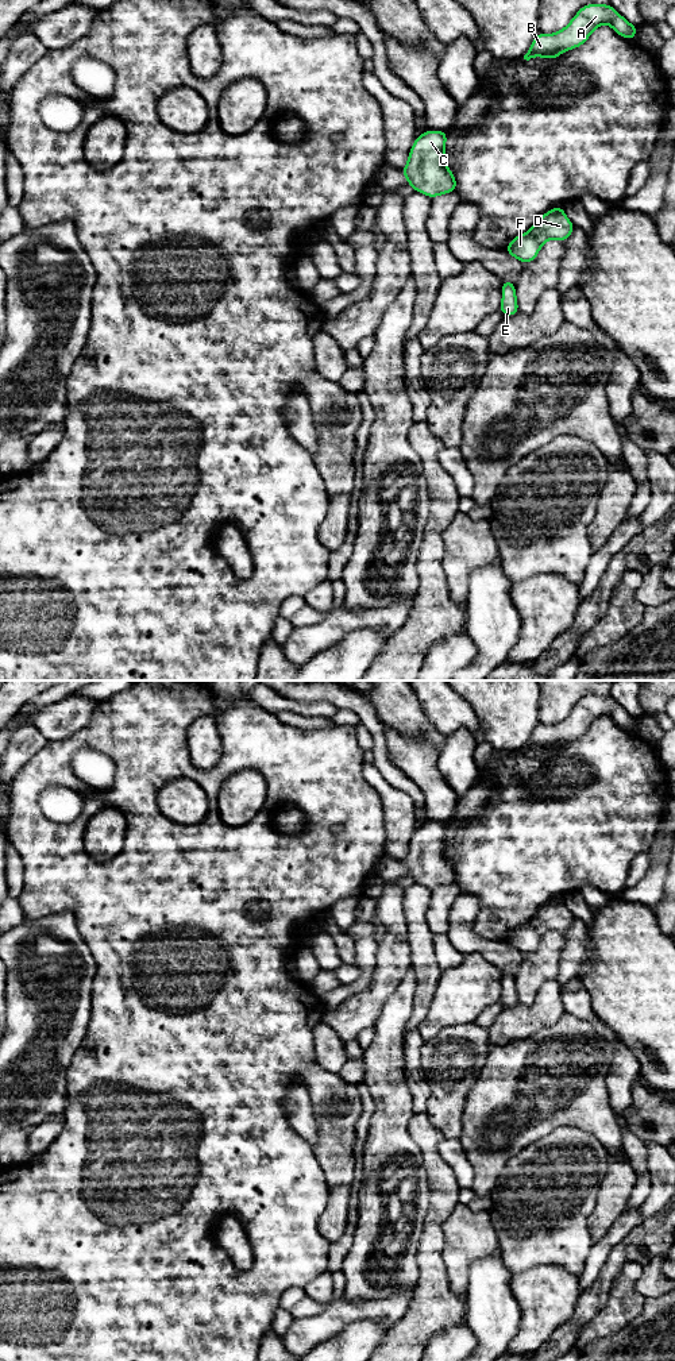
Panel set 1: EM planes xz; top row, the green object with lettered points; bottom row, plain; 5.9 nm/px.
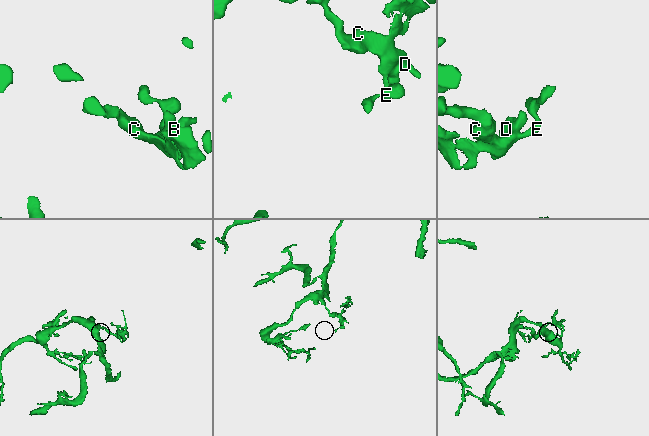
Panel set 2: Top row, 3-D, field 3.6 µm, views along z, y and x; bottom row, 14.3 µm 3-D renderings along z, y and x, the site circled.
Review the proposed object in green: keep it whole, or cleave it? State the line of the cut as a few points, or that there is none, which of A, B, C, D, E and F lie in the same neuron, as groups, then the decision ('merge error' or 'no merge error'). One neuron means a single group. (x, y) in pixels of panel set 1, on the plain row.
no cut; A B C D E F; no merge error

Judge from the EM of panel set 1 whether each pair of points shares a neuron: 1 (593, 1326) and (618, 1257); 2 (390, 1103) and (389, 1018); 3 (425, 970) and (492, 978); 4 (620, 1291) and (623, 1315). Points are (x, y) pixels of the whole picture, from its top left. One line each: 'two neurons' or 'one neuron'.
1: two neurons
2: one neuron
3: two neurons
4: one neuron

